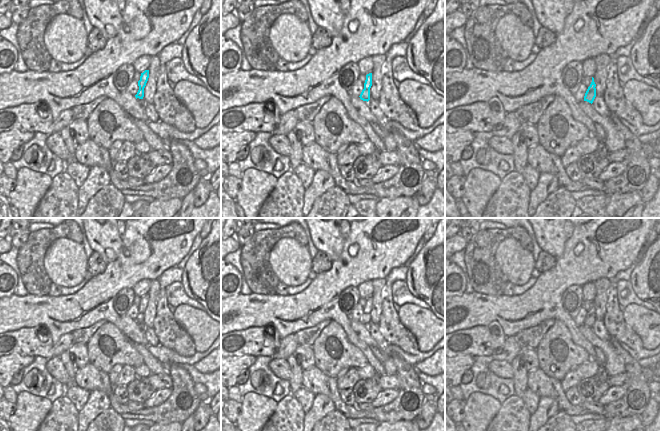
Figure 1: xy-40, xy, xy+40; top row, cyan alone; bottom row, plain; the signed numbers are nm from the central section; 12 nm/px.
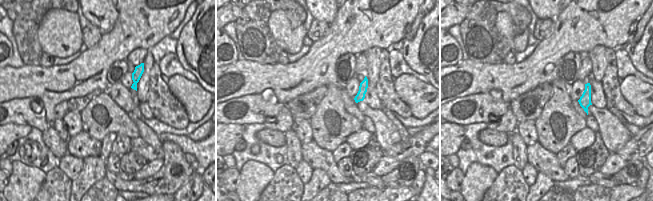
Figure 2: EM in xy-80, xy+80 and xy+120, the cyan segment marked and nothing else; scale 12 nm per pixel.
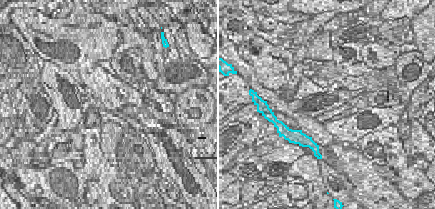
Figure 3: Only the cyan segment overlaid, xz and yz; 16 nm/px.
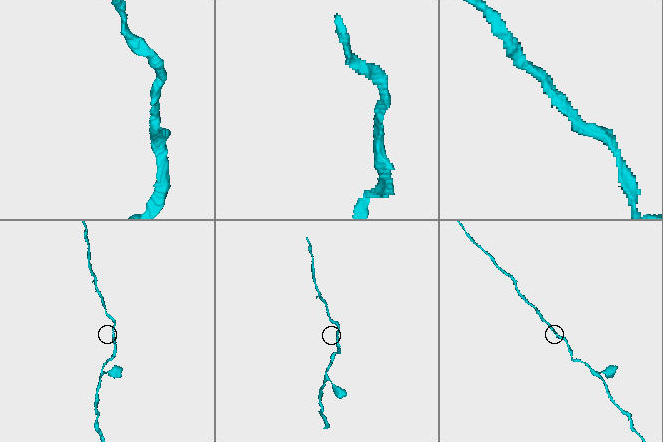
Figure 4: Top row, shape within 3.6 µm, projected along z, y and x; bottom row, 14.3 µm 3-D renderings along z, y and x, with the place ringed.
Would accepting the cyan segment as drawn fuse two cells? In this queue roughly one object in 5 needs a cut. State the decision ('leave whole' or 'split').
leave whole

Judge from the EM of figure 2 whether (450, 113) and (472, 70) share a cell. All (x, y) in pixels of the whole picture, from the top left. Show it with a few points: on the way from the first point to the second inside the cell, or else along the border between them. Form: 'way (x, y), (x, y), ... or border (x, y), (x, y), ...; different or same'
border (482, 92), (458, 96), (450, 101); different

